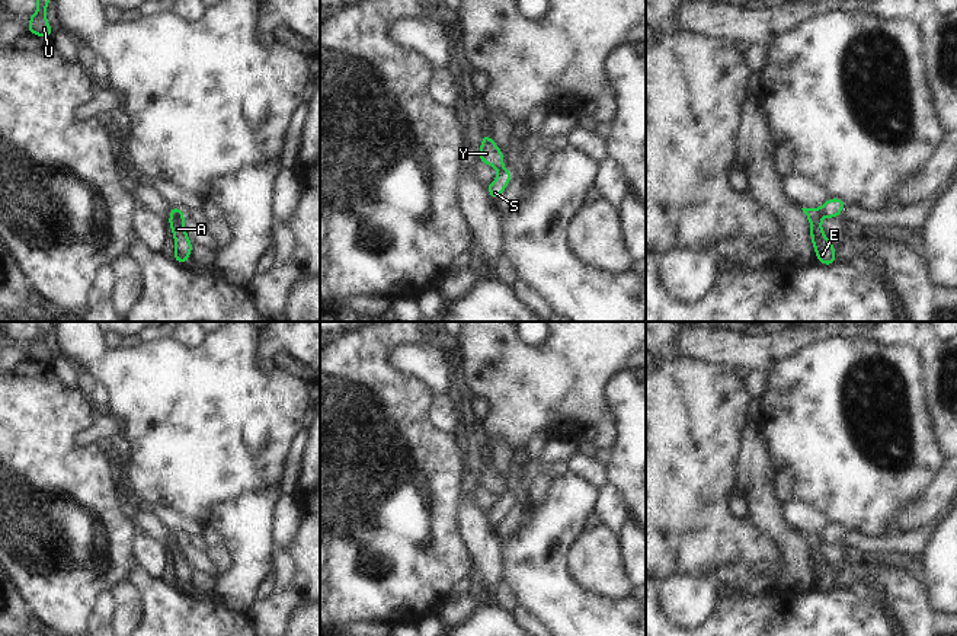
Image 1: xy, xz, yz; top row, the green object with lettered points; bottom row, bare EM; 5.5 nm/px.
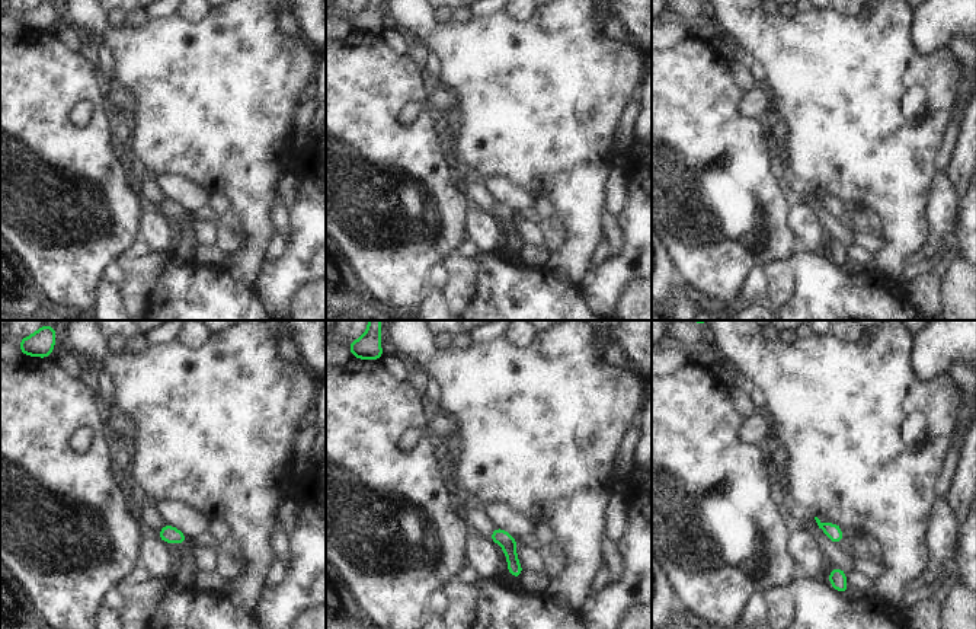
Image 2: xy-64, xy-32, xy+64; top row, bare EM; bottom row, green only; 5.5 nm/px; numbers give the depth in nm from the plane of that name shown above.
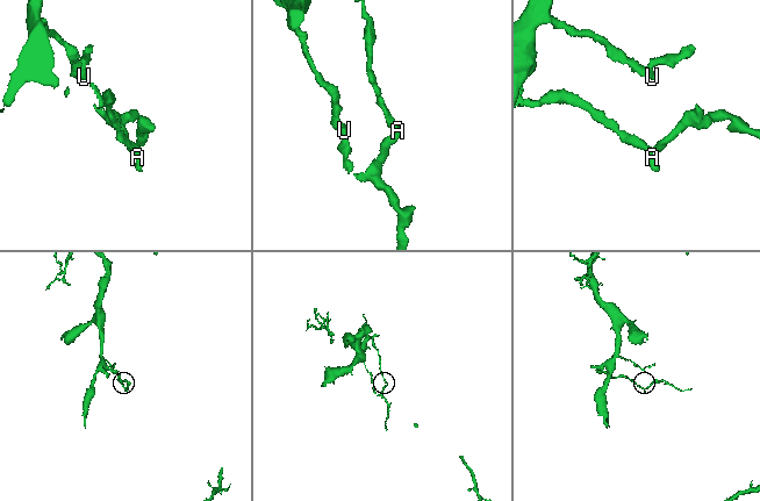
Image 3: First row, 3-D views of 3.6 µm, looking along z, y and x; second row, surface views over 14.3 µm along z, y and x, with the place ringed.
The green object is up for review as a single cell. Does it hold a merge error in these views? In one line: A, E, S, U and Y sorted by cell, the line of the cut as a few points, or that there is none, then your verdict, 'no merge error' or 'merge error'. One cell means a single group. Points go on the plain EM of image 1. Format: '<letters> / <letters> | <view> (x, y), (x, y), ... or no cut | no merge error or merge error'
A E U Y / S | yz (819, 534), (822, 540) | merge error

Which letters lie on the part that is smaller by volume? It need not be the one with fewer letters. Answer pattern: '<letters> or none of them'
S

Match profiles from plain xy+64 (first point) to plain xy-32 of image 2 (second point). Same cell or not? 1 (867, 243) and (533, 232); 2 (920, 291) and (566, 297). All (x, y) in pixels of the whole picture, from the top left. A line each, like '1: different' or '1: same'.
1: same
2: different

